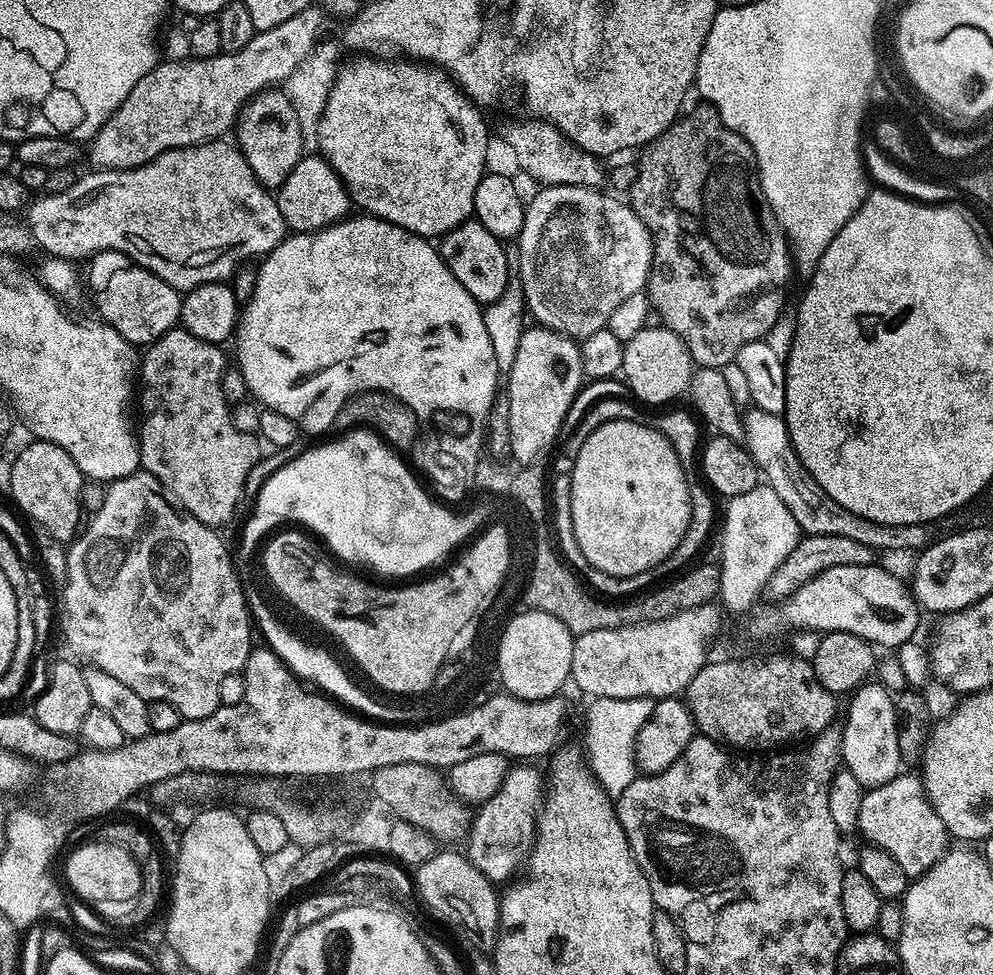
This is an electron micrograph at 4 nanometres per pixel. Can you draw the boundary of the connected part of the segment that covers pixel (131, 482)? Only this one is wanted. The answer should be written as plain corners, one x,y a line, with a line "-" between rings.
138,470
121,480
113,480
107,485
104,492
104,501
100,509
92,516
92,521
83,525
82,531
76,539
71,541
67,549
68,554
68,581
62,585
64,592
64,640
71,655
77,661
85,665
105,671
113,678
118,678
123,685
130,686
135,693
147,702
165,700
180,711
185,720
197,720
214,714
221,707
220,683
227,676
243,673
248,655
251,654
254,641
254,621
249,613
245,600
245,585
240,585
240,576
232,565
232,556
224,545
224,540
219,536
217,529
211,524
198,522
187,514
182,514
181,509
162,491
158,478
154,478
149,472

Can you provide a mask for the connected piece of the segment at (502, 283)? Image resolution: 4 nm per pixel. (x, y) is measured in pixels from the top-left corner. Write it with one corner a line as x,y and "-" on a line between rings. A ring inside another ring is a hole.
470,219
466,223
458,225
450,230
439,241
440,256
450,266
450,274
466,286
466,290
481,306
495,303
502,298
508,286
510,273
508,273
508,252
505,245
486,226
482,226
477,220

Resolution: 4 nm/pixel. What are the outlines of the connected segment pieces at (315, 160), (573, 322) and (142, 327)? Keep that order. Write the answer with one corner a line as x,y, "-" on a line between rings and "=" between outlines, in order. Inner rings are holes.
305,154
300,157
298,166
290,170
290,178
282,182
275,193
278,210
282,210
285,229
297,232
319,232
332,224
338,224
349,215
353,207
352,199
348,196
348,188
341,180
323,155
=
549,184
539,189
533,200
527,201
524,209
524,225
518,237
518,245
520,244
520,273
518,279
522,290
524,291
524,303
526,312
529,317
532,316
537,325
549,328
555,332
560,332
564,336
571,336
577,341
583,342
590,334
594,334
598,330
608,327
610,322
610,314
614,314
614,310
618,305
630,298
630,294
638,294
645,291
648,274
652,270
652,233
648,231
648,227
638,218
636,211
627,203
624,204
620,200
615,200
612,196
607,196
607,191
597,190
595,188
583,188
582,186
554,186
=
97,252
91,257
86,272
86,284
92,287
92,296
100,310
99,319
118,330
133,346
147,346
154,343
162,334
177,327
180,318
181,293
170,287
162,278
150,270
135,264
121,252

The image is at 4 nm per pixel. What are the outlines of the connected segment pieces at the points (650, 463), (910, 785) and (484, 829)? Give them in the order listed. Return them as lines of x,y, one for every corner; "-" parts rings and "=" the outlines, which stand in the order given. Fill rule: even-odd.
608,420
602,426
598,426
598,430
594,430
594,434
590,434
582,443
582,450
579,450
576,460
573,461
570,475
572,478
572,511
570,513
572,533
581,554
586,558
586,562
590,562
598,570
611,576
637,576
642,574
642,570
659,569
662,561
670,558
670,554
674,554
678,542
682,542
682,538
686,534
686,526
690,526
690,510
692,509
690,490
688,489
690,476
689,473
682,470
682,462
678,462
678,454
674,454
674,446
670,446
670,442
662,433
634,421
=
901,774
877,788
869,788
862,798
861,812
857,818
858,831
873,848
894,854
902,870
915,878
930,870
950,847
950,837
942,818
924,794
924,782
919,775
=
532,766
520,767
524,768
509,767
498,794
494,794
494,798
490,798
485,804
479,805
475,809
476,817
472,820
472,833
468,836
468,848
466,847
468,859
478,870
482,870
482,874
486,874
488,880
493,882
513,879
511,876
519,870
520,863
523,860
525,863
531,857
538,835
538,817
546,799
546,780
545,777
544,780
540,777
538,769
528,768

